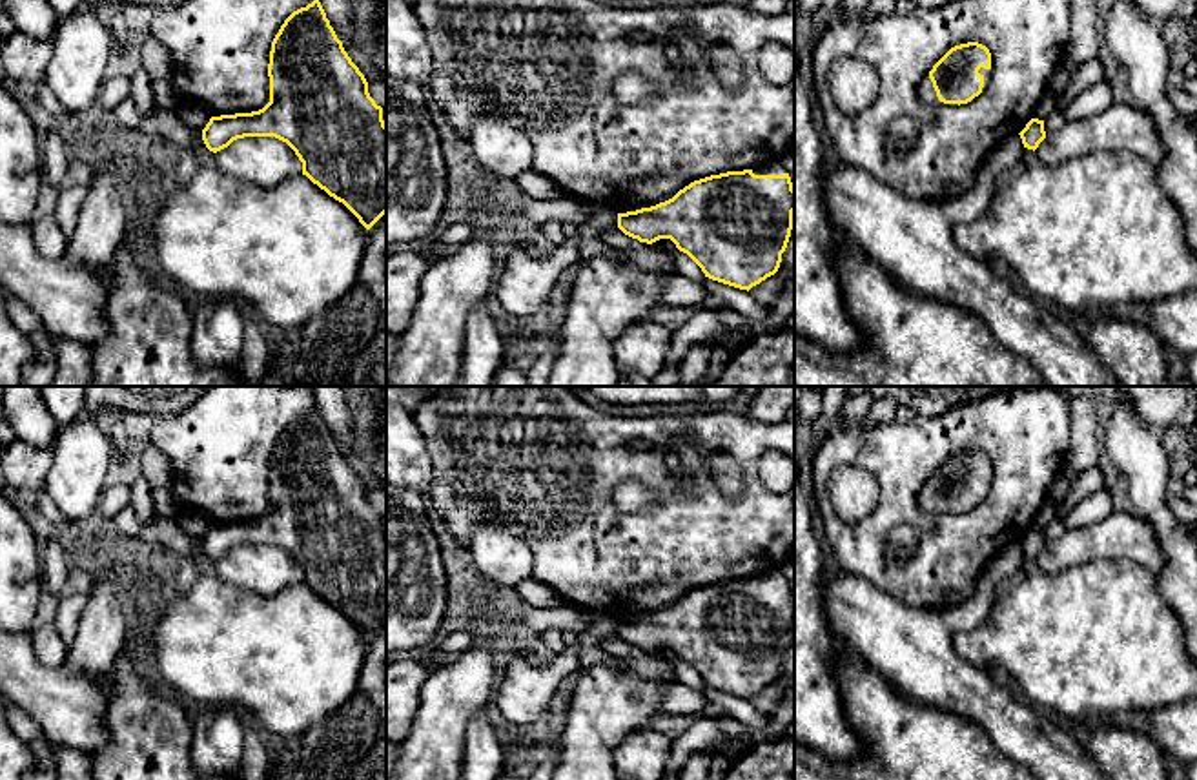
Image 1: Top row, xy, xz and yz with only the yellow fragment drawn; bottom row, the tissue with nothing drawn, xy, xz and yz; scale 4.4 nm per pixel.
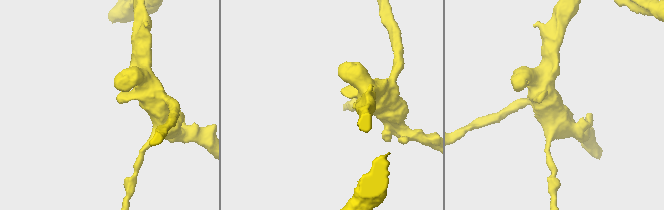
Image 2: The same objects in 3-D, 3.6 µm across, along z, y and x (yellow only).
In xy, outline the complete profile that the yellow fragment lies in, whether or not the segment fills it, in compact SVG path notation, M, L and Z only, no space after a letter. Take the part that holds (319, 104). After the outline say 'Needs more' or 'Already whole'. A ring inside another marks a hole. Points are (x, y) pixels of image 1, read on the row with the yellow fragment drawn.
M319 0L293 11L271 42L270 102L251 113L211 117L202 140L213 153L244 137L275 137L302 162L302 175L343 202L370 230L386 213L386 124L368 82L337 38Z. Already whole

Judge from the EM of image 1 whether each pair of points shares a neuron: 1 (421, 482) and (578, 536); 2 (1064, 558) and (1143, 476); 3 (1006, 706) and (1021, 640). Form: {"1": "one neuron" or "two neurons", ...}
{"1": "two neurons", "2": "two neurons", "3": "two neurons"}

